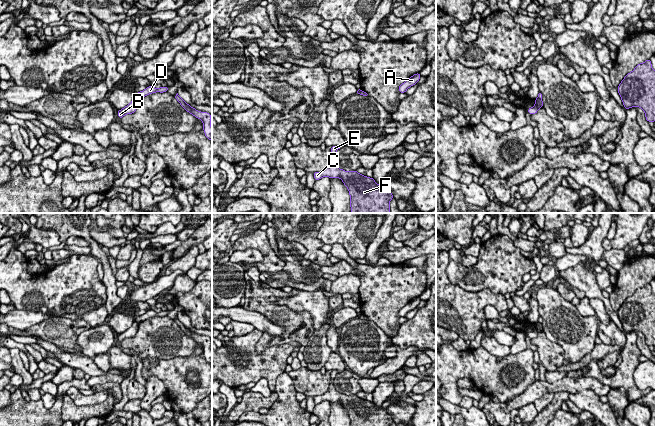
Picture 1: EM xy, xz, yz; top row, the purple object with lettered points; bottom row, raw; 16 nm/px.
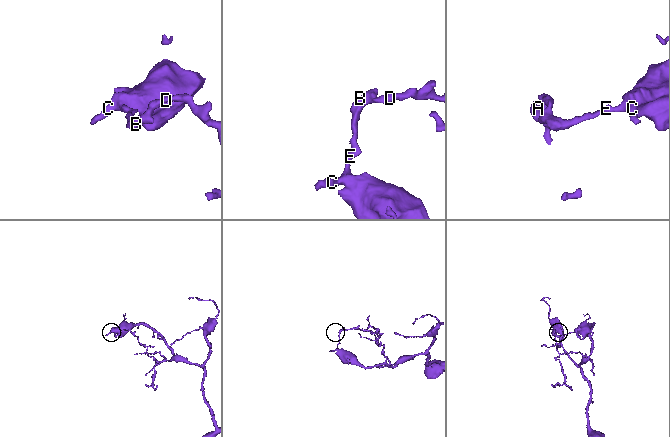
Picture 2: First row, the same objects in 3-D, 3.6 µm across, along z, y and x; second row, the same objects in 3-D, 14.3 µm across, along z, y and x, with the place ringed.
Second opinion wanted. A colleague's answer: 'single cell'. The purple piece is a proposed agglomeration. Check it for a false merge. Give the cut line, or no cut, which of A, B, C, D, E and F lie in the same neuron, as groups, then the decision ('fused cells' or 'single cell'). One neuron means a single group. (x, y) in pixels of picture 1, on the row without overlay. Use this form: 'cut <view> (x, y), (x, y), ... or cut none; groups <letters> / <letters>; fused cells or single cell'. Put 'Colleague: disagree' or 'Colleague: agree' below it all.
cut xy (134, 320), (138, 323); groups A D / B C E F; fused cells
Colleague: disagree

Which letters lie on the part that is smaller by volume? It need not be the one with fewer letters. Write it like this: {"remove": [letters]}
{"remove": ["A", "D"]}

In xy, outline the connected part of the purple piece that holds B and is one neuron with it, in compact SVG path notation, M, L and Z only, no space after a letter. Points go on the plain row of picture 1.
M134 321L130 328L128 328L126 331L124 331L121 334L118 334L119 343L122 342L126 338L134 337L137 333L137 330L138 330L138 323Z

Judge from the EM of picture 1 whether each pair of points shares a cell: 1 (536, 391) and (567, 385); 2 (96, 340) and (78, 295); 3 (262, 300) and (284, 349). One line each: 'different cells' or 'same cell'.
1: same cell
2: different cells
3: different cells

